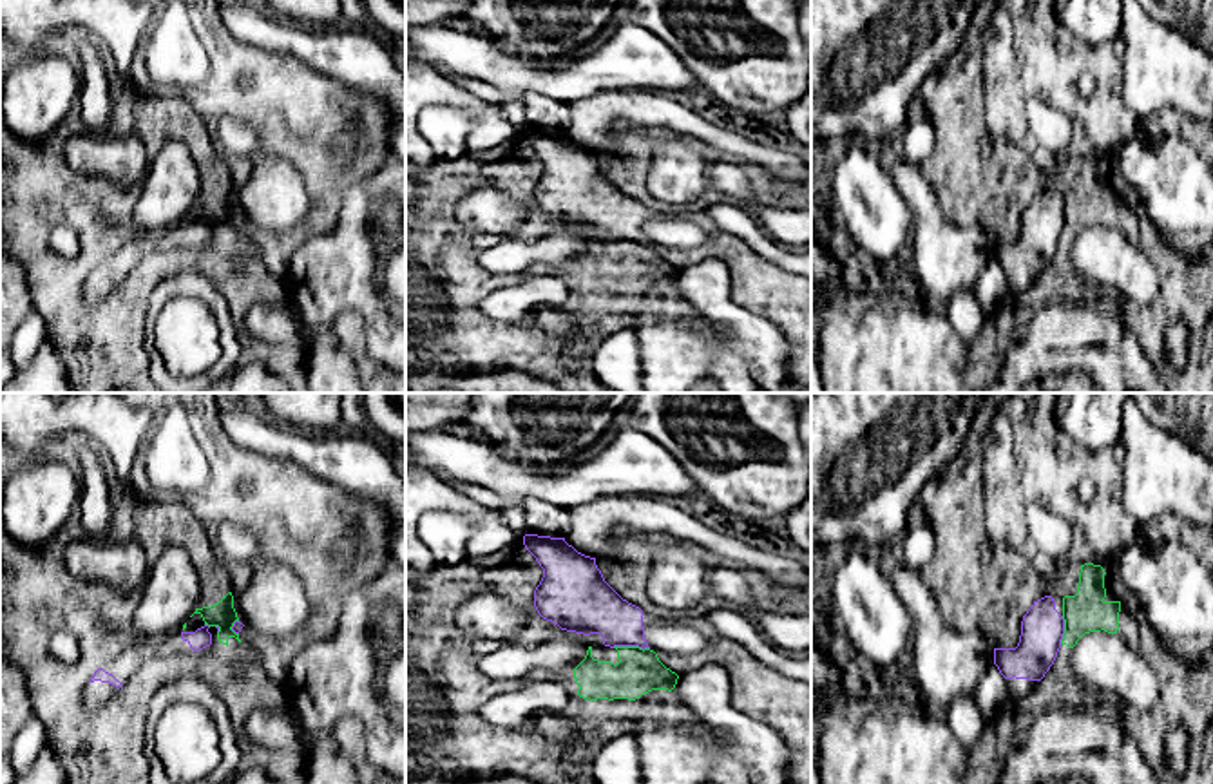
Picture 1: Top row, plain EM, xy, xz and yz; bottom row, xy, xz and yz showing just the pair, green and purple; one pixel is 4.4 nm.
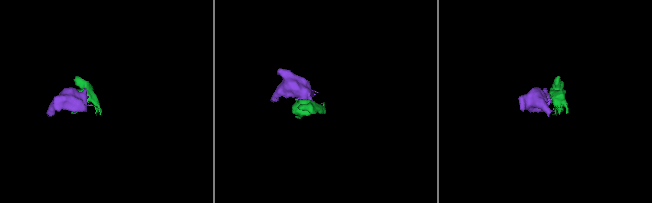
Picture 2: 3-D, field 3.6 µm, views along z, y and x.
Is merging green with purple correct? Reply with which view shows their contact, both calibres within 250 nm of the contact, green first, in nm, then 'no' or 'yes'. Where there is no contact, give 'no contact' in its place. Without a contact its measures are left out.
xz | 200/240 nm | no

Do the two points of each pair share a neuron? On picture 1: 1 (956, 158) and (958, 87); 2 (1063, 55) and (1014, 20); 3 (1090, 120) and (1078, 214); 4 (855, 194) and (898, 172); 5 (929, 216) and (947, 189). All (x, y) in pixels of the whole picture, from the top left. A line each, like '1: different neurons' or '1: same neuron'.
1: same neuron
2: same neuron
3: different neurons
4: different neurons
5: different neurons

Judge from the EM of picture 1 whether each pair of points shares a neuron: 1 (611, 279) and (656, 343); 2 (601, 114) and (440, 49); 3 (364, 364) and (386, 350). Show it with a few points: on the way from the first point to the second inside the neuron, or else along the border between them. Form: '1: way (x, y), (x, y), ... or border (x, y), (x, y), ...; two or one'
1: border (670, 290), (688, 305), (690, 315), (687, 319); two
2: border (612, 87), (578, 96), (569, 104); two
3: border (362, 317), (368, 352), (386, 368); two

